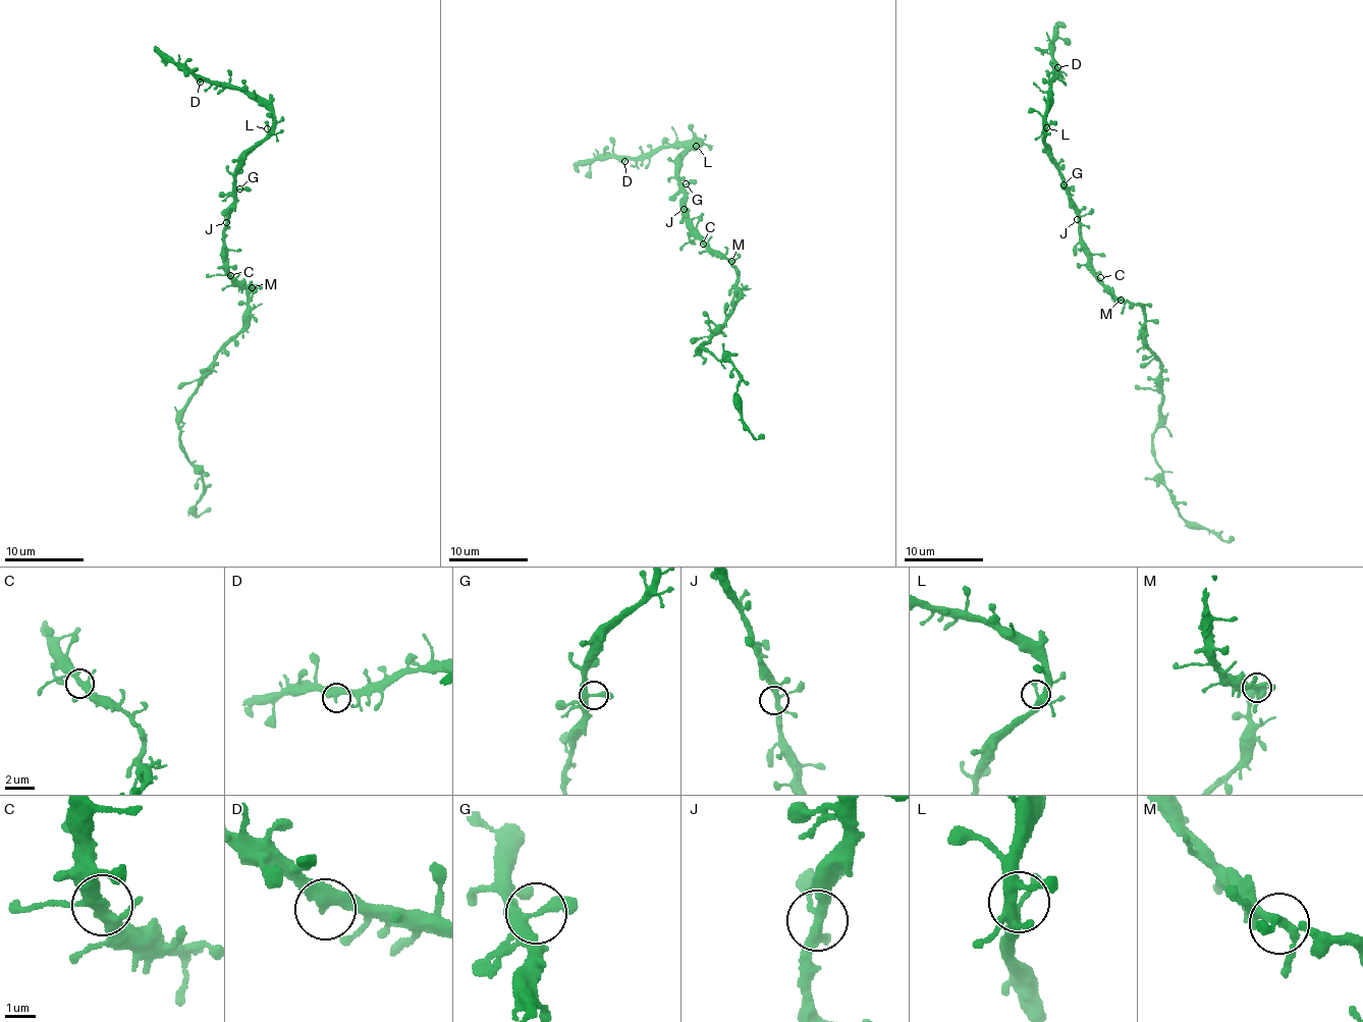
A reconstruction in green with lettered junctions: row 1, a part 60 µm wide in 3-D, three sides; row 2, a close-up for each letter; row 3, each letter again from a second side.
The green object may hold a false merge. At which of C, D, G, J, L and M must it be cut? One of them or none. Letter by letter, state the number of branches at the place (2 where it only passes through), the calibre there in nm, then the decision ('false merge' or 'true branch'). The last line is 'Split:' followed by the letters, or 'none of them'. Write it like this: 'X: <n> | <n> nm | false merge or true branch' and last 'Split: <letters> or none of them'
C: 4 | 320 nm | true branch
D: 2 | 440 nm | true branch
G: 3 | 300 nm | true branch
J: 5 | 320 nm | true branch
L: 4 | 340 nm | true branch
M: 4 | 240 nm | true branch
Split: none of them

